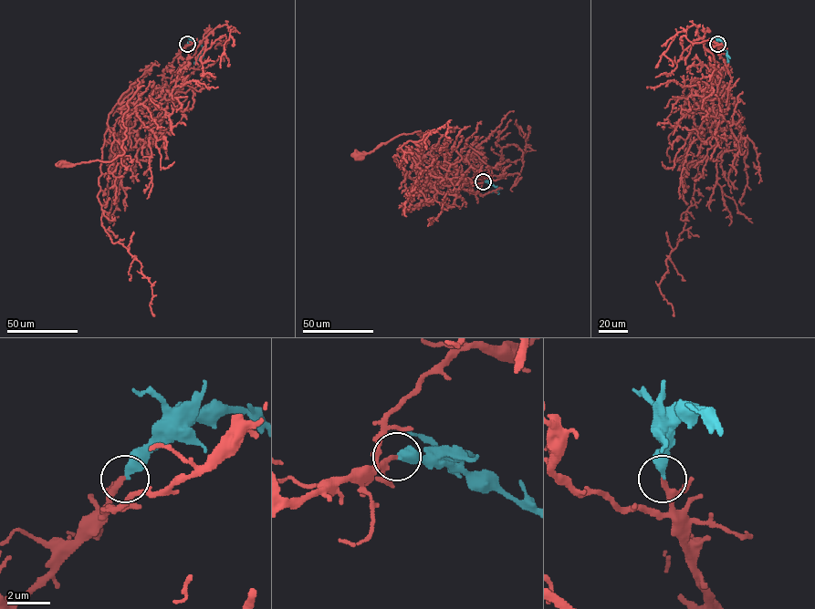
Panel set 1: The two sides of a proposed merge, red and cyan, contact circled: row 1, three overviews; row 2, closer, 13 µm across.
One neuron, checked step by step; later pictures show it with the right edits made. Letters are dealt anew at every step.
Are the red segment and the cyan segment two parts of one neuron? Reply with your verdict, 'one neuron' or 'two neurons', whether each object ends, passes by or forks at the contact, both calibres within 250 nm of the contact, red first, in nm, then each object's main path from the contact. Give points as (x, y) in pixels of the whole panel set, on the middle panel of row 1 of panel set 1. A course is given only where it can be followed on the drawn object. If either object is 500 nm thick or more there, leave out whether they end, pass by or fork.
one neuron; red ends; cyan ends; calibres 240 and 360 nm; course red (483, 180), (464, 190), (464, 181), (427, 180), (414, 162), (423, 148), (418, 146), (420, 130), (358, 158); course cyan (483, 180), (497, 188), (497, 190), (489, 192)

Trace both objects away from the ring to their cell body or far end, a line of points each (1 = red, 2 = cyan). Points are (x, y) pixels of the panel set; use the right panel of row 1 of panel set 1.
1: (716, 44), (726, 62), (716, 97), (721, 106), (694, 108), (686, 102), (668, 138), (670, 161), (694, 163)
2: (716, 44), (720, 39), (723, 43), (728, 64)

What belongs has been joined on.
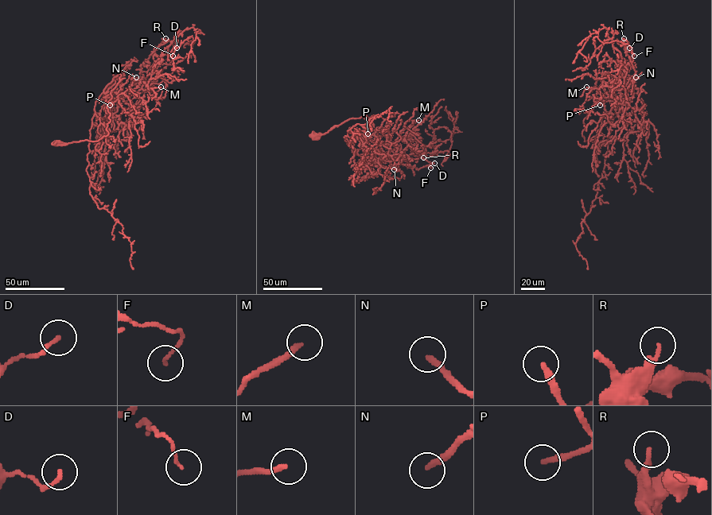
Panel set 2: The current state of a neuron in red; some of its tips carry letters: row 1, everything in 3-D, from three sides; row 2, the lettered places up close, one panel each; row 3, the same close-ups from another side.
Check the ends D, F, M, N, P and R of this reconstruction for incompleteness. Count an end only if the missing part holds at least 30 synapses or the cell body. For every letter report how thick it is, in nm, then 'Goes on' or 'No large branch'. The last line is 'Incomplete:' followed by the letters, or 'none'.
D: Thickness 140 nm. No large branch
F: Thickness 110 nm. No large branch
M: Thickness 220 nm. Goes on
N: Thickness 240 nm. Goes on
P: Thickness 240 nm. Goes on
R: Thickness 190 nm. No large branch
Incomplete: M, N, P

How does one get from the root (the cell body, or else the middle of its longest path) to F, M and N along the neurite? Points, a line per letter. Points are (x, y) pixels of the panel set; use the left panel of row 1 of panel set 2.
F: (56, 142), (106, 135), (110, 92), (103, 97), (135, 94), (146, 76), (144, 63), (165, 40), (173, 56)
M: (56, 142), (98, 141), (106, 135), (110, 92), (103, 97), (122, 98), (146, 86), (161, 87)
N: (56, 142), (98, 141), (106, 135), (110, 92), (103, 97), (126, 97), (136, 87), (136, 77)

